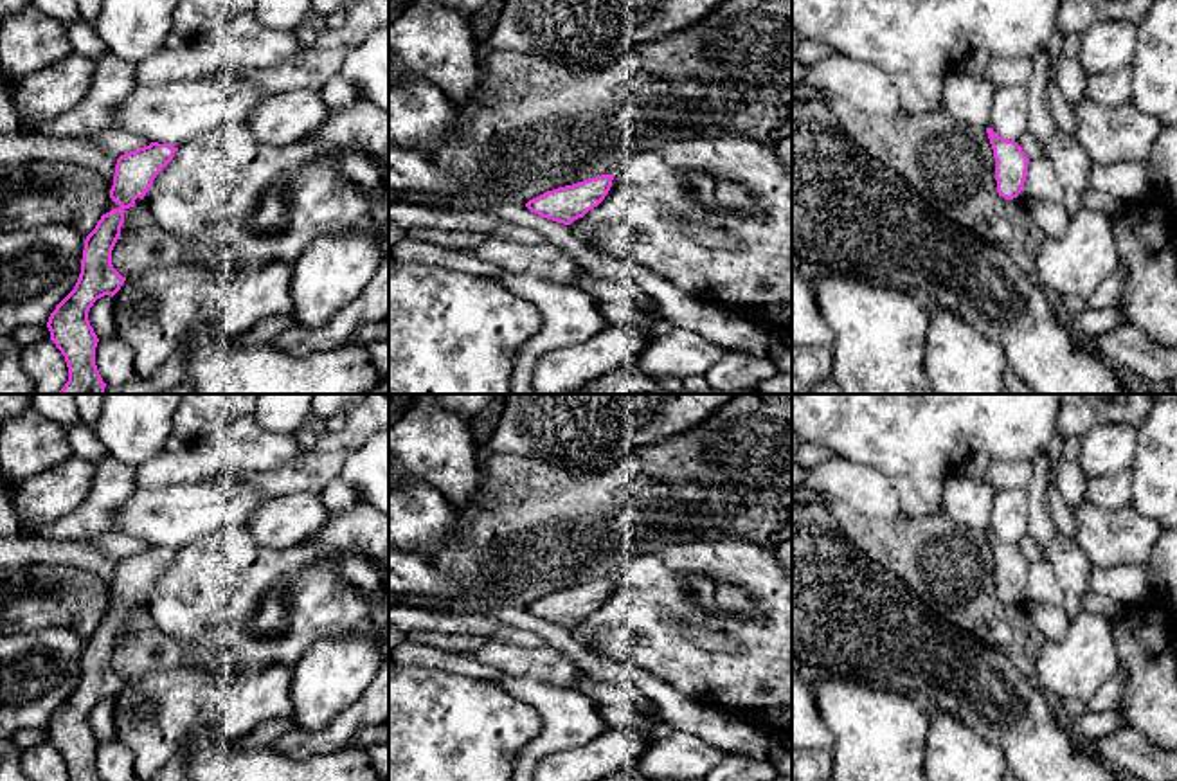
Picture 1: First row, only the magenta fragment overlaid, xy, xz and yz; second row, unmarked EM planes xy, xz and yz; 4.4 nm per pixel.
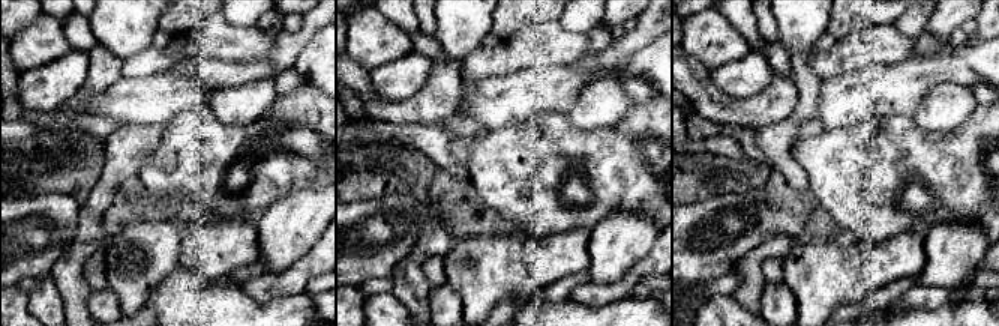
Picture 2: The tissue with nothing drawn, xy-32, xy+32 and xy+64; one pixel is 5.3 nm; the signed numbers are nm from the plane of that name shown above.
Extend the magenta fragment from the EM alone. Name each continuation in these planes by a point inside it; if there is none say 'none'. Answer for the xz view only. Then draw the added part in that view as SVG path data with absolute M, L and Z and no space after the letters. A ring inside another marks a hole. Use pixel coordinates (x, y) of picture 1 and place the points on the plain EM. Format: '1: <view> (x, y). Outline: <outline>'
none

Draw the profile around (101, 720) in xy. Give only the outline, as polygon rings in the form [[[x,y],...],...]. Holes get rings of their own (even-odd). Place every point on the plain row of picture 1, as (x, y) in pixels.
[[[104,698],[94,705],[88,714],[90,729],[99,743],[112,741],[117,738],[115,720],[113,720],[115,705],[112,698]]]

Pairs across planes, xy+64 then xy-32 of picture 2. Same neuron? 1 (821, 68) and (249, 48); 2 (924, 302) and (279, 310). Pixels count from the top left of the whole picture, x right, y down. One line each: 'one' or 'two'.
1: one
2: two

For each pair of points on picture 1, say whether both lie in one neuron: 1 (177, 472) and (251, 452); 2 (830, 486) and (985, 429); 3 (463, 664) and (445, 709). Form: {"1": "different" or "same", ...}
{"1": "same", "2": "different", "3": "different"}

